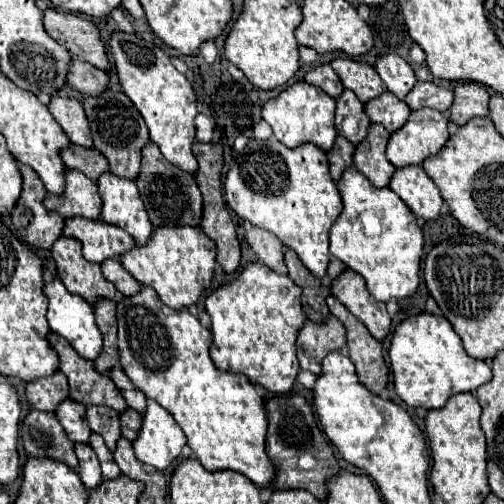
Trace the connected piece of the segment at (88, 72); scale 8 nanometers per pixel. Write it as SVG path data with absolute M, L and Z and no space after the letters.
M73 60L71 72L69 72L69 84L75 86L81 94L99 96L99 94L103 94L103 90L107 90L109 74L91 66L89 62Z

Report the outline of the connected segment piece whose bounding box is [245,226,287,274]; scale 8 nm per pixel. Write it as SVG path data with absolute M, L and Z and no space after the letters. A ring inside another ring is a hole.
M251 226L245 234L245 240L253 248L253 252L259 256L259 262L269 266L271 270L285 274L287 266L283 262L283 244L277 240L275 234Z

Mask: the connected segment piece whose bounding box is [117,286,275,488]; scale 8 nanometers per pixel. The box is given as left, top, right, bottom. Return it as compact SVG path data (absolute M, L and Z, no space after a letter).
M141 286L141 292L133 298L121 298L117 302L119 322L119 354L121 368L129 380L147 396L159 402L181 426L187 436L189 448L197 454L197 460L211 472L235 470L251 478L257 486L269 488L275 480L275 466L265 452L267 434L267 410L263 396L247 380L247 376L235 376L233 372L219 372L209 356L211 332L199 324L199 320L187 310L173 312L163 306L155 290Z

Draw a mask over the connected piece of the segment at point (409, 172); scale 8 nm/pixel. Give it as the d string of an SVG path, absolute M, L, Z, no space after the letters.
M399 168L391 178L389 188L411 208L421 220L437 220L441 214L443 198L435 182L419 168Z

